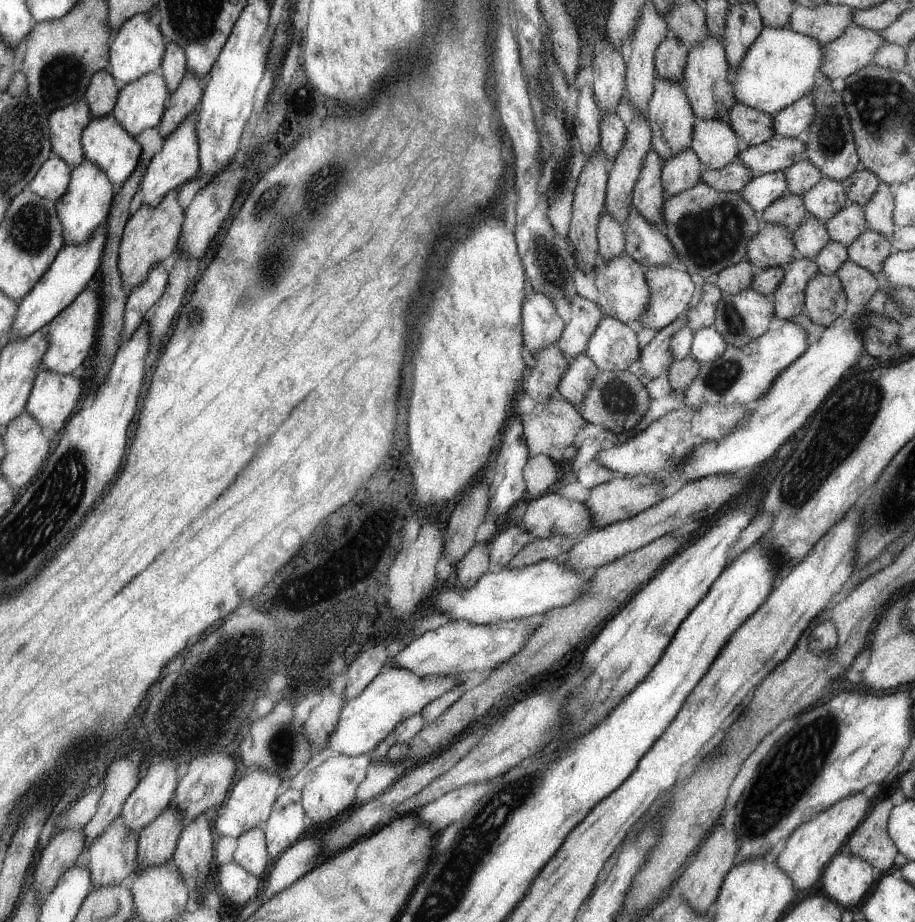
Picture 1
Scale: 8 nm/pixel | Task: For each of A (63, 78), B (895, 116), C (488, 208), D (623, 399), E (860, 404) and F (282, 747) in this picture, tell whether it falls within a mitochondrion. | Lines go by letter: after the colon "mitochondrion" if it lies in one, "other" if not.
A: mitochondrion
B: mitochondrion
C: other
D: mitochondrion
E: mitochondrion
F: mitochondrion

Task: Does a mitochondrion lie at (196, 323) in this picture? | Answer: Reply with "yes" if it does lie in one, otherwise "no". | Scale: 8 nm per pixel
yes

